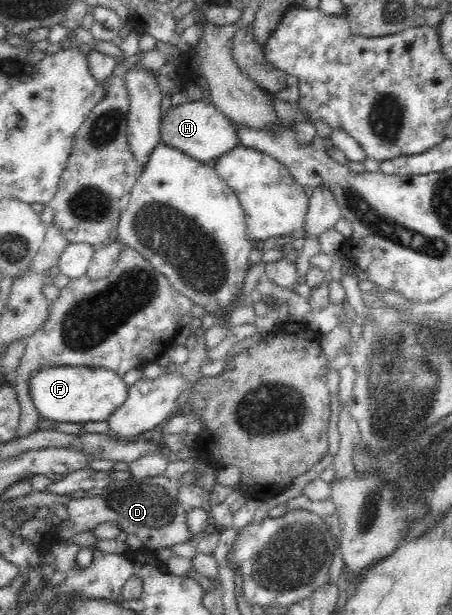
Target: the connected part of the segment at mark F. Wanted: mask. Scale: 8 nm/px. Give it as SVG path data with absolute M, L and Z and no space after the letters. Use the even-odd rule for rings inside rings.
M40 366L27 379L29 396L41 417L54 422L84 423L103 421L126 399L128 385L111 369L88 366Z

